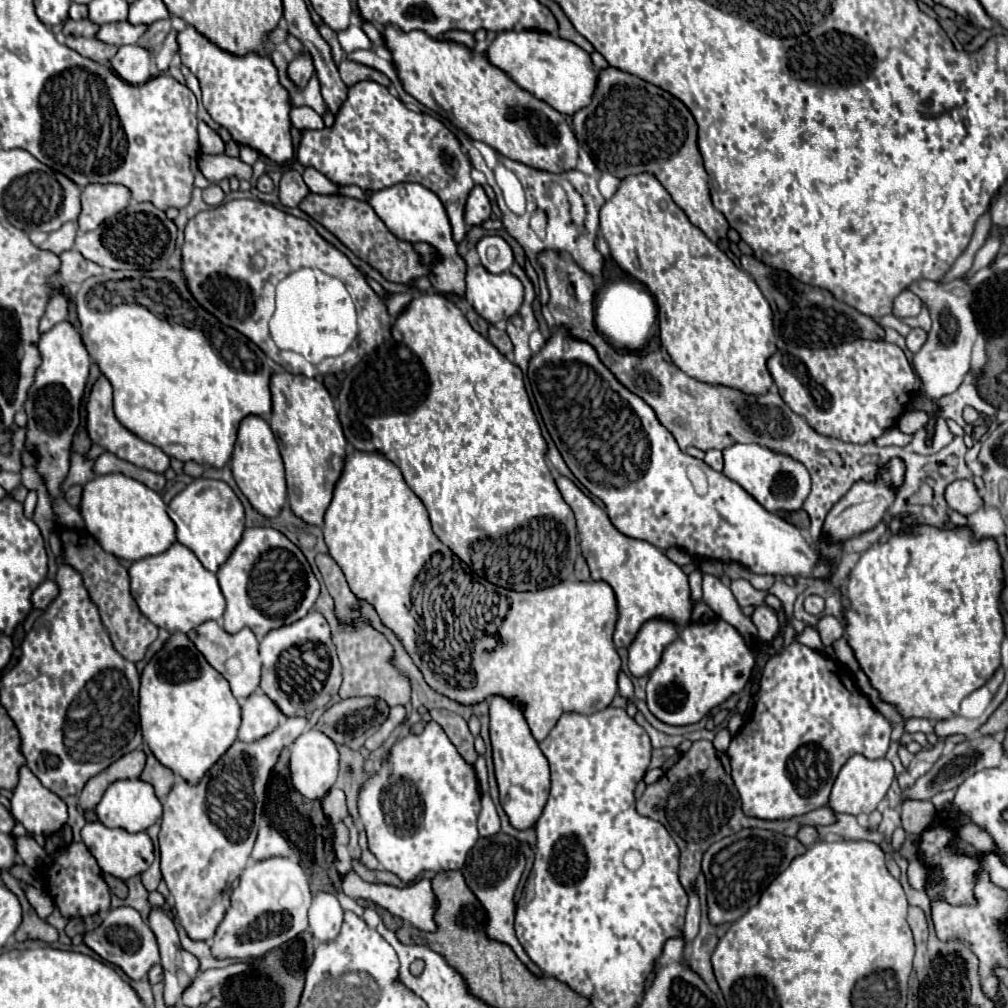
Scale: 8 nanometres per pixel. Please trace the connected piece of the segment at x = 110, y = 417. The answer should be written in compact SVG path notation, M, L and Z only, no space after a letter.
M104 374L98 376L98 380L94 382L90 394L88 394L88 402L86 402L86 416L88 416L88 436L92 440L92 444L102 446L104 450L112 452L114 456L118 456L120 460L126 460L138 468L146 468L152 472L164 472L170 466L170 458L156 446L144 442L142 438L138 438L136 434L132 434L128 428L124 428L118 418L114 416L112 410L112 384L108 382L108 378Z

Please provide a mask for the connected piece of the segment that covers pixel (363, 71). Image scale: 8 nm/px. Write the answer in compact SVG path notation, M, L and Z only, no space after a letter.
M344 60L338 68L340 68L340 76L342 76L342 80L344 80L346 86L354 86L354 84L364 82L364 80L374 80L374 82L386 86L386 88L390 86L390 80L382 72L378 72L374 68L368 68L368 66L362 66L358 62Z

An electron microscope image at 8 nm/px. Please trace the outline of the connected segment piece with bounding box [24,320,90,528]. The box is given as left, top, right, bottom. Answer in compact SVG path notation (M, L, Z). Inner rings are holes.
M60 322L52 326L48 332L40 336L38 350L42 356L42 364L36 370L36 382L28 394L24 410L28 414L28 434L26 448L38 454L38 472L46 476L46 486L54 496L54 516L60 526L66 528L82 528L82 516L78 508L66 504L60 498L60 484L68 474L68 458L70 458L70 442L80 424L80 400L86 388L88 370L90 370L90 354L82 342L80 332L68 322Z

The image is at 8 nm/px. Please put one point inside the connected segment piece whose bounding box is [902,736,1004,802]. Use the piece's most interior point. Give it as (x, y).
(951, 769)

